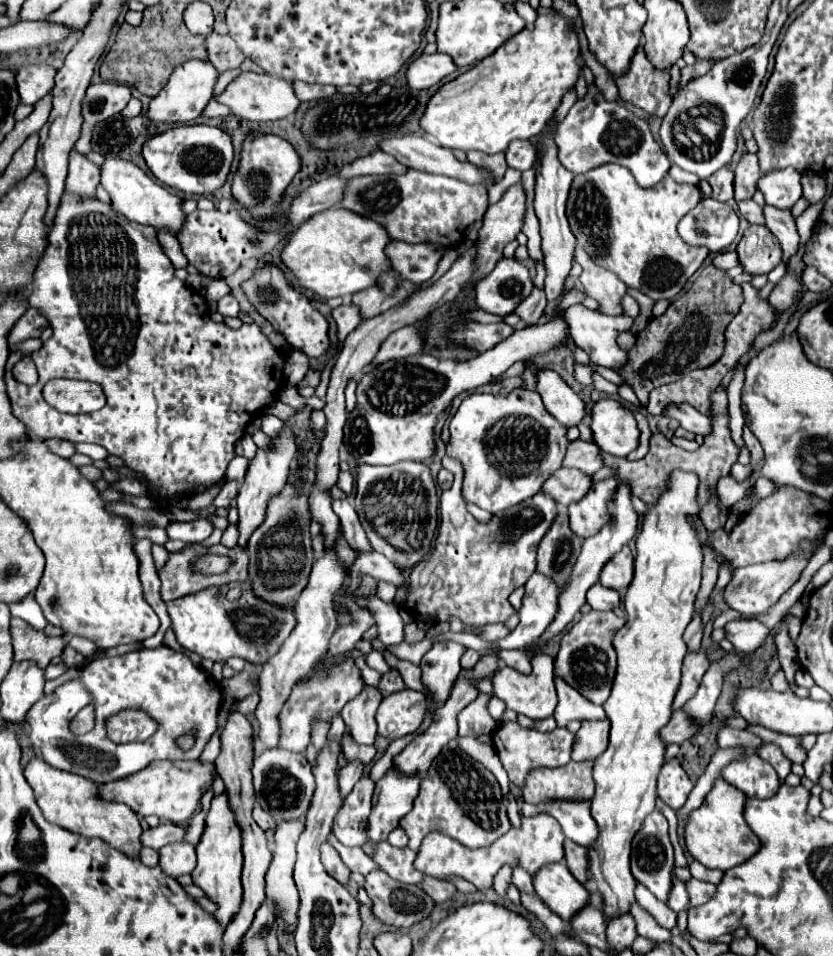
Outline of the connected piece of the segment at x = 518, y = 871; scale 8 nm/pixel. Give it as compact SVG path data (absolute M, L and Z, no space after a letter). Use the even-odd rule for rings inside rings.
M516 865L514 867L514 875L512 875L512 883L520 889L520 891L524 891L524 893L530 893L530 895L534 895L534 889L532 889L532 875L528 875L520 865Z

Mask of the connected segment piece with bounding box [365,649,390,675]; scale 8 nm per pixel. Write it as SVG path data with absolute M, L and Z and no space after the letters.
M372 650L366 657L365 661L368 666L377 670L382 675L390 671L389 665L385 662L382 654L377 650Z

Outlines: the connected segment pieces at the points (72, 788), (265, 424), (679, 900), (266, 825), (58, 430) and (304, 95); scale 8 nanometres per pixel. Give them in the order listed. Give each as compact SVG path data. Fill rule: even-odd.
M34 757L28 763L28 767L24 769L24 777L34 791L34 797L36 797L36 803L38 803L42 815L50 823L54 823L70 833L88 837L88 839L98 837L106 845L110 845L118 851L124 851L124 855L138 859L138 855L142 851L142 839L140 839L142 827L138 823L136 813L130 807L124 807L122 803L100 803L100 799L96 799L94 783L82 779L80 775L58 771L38 757Z
M268 413L262 415L262 431L266 431L266 435L274 435L274 433L278 433L280 427L282 427L282 421L280 421L278 417L268 415Z
M674 879L674 889L672 889L672 895L670 895L670 899L668 899L668 907L674 909L676 913L690 909L690 899L688 899L686 885L680 883L678 879Z
M256 805L252 811L253 819L258 821L258 826L260 826L264 831L268 831L268 829L272 829L274 827L274 821L272 821L272 816L268 811L264 811L262 806ZM258 807L258 809L256 809ZM256 809L256 811L254 811Z
M62 195L62 203L60 209L56 213L54 219L54 227L48 235L48 247L44 251L44 255L38 261L38 267L34 271L34 281L28 289L28 301L30 307L38 309L40 315L46 317L46 321L50 323L50 327L54 329L52 337L48 341L44 341L44 345L30 353L32 361L36 363L38 369L38 383L36 385L24 385L18 383L12 377L12 367L16 361L22 359L22 351L12 351L6 363L6 393L8 399L12 403L12 413L24 421L30 429L32 435L40 437L40 439L50 439L50 437L58 437L58 439L66 439L72 443L96 443L102 445L104 449L108 449L108 453L118 455L120 459L124 459L126 467L132 469L134 473L142 475L142 485L148 491L148 497L158 505L162 503L162 497L176 497L182 493L190 493L196 491L200 487L208 487L216 481L220 481L224 477L224 471L230 463L230 459L234 457L234 445L236 441L244 435L244 429L248 425L248 421L252 419L252 415L256 415L260 409L264 409L270 401L276 399L276 393L280 389L282 383L282 369L284 369L284 357L280 355L278 349L272 347L272 343L268 343L268 339L264 339L264 335L260 333L260 329L256 325L242 325L240 329L230 329L224 323L214 323L208 317L208 307L206 307L206 299L198 293L192 291L184 281L180 281L174 275L174 267L170 263L170 259L162 253L158 239L156 239L156 231L152 231L152 227L144 227L140 223L132 223L128 219L124 219L120 213L116 213L110 205L104 205L102 201L94 199L76 199L74 195ZM54 377L70 377L70 379L88 379L88 381L98 381L104 389L104 395L108 397L106 407L102 407L100 411L92 413L92 415L68 415L68 413L60 413L54 407L50 407L44 399L42 399L42 387L46 381L54 379Z
M292 81L292 87L294 87L294 93L298 95L300 101L312 101L312 99L322 99L322 97L328 97L328 95L334 95L336 89L334 87L328 87L328 85L310 85L310 83L304 83L304 81Z

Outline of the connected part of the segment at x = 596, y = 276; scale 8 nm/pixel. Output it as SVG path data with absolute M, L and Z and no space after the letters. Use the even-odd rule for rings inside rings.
M576 247L574 261L582 265L582 275L580 281L584 285L584 293L592 299L598 301L598 311L604 315L624 315L624 309L620 305L622 297L626 295L626 285L616 279L610 271L604 271L602 267L596 267L588 255L584 255L582 247Z

